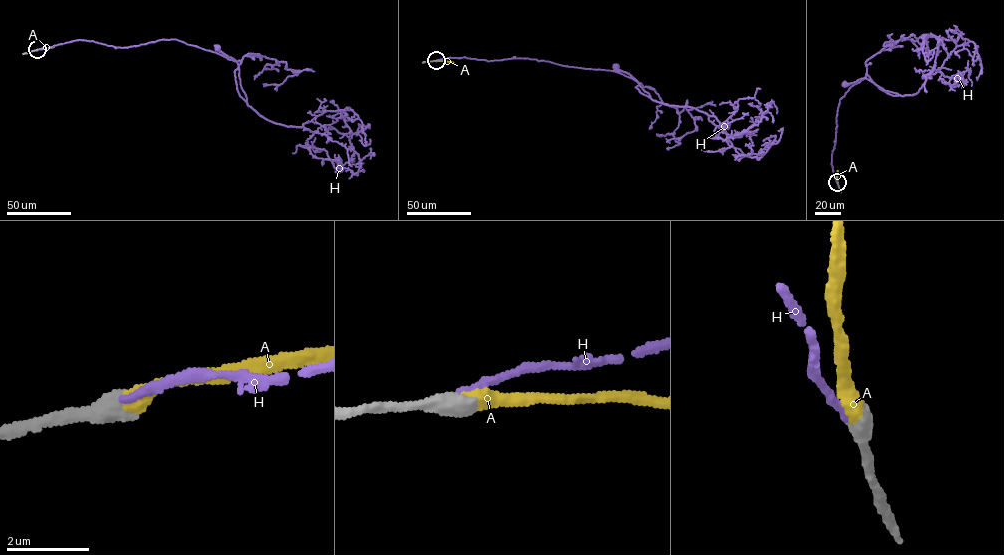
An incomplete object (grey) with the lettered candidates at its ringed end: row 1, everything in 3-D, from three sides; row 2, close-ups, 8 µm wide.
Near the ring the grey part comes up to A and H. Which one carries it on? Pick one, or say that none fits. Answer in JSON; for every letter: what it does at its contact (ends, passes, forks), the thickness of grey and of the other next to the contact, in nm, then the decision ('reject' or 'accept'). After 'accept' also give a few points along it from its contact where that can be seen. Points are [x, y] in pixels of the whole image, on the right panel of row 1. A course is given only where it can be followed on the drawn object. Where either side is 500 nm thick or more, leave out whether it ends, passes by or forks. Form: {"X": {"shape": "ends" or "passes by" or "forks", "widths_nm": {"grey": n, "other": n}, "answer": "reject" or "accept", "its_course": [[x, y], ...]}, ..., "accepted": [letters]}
{"A": {"widths_nm": {"grey": 550, "other": 400}, "answer": "accept", "its_course": [[837, 182], [837, 170]]}, "H": {"widths_nm": {"grey": 550, "other": 180}, "answer": "reject"}, "accepted": ["A"]}

